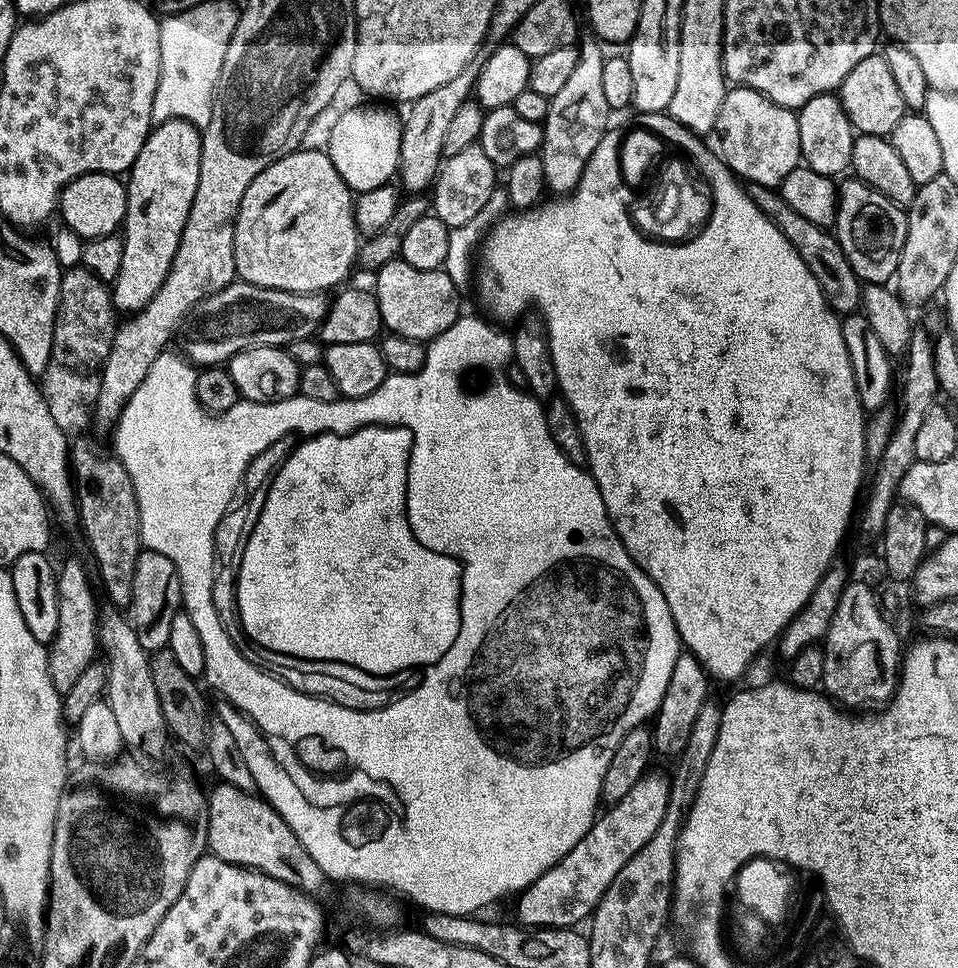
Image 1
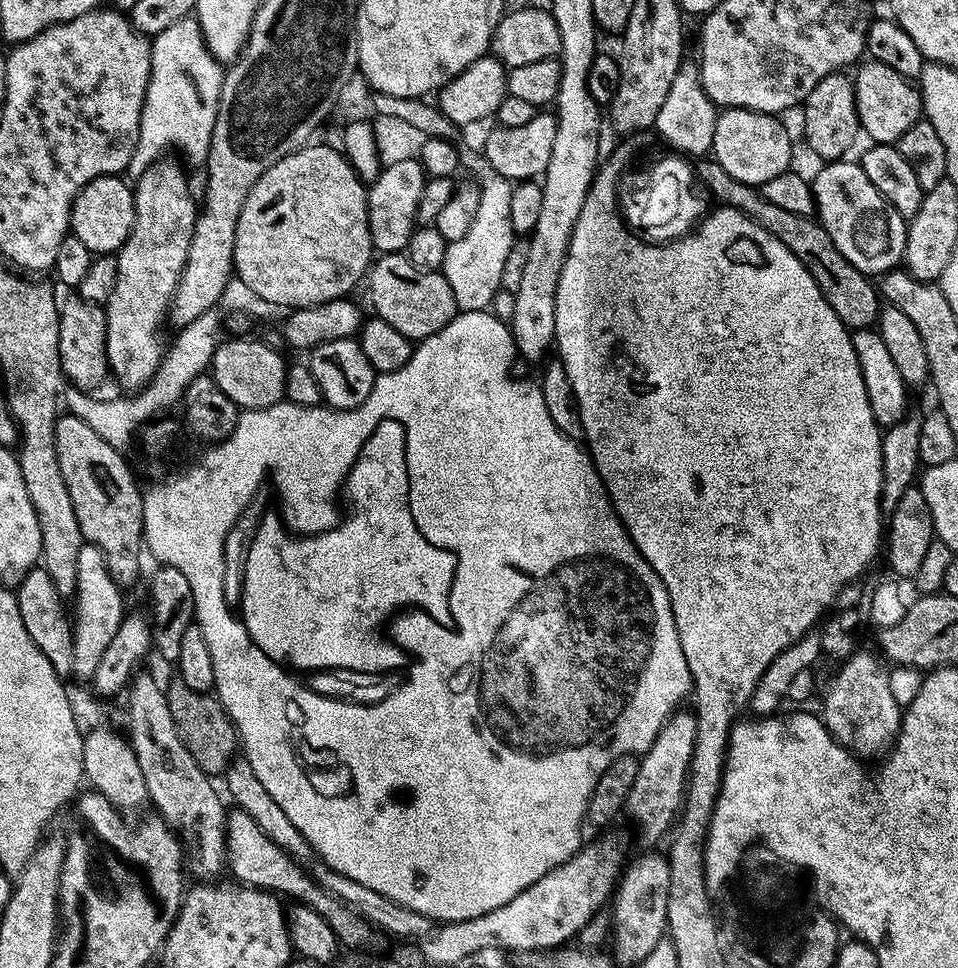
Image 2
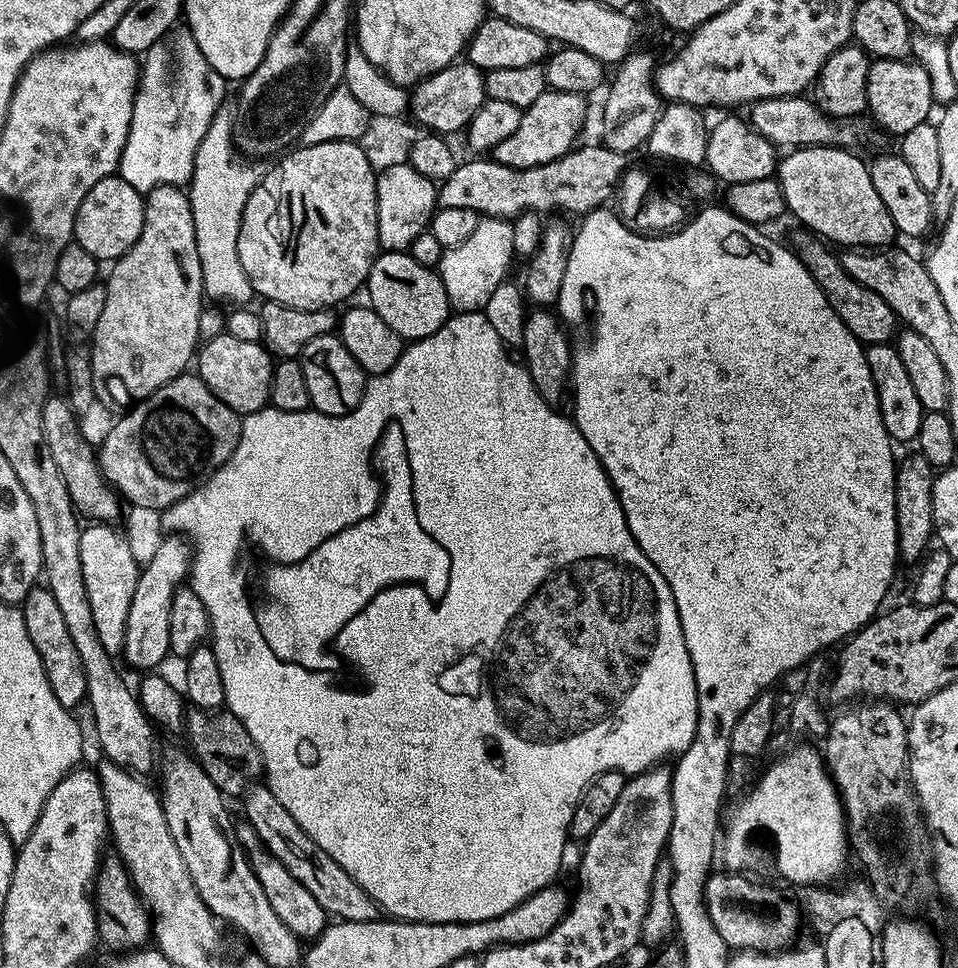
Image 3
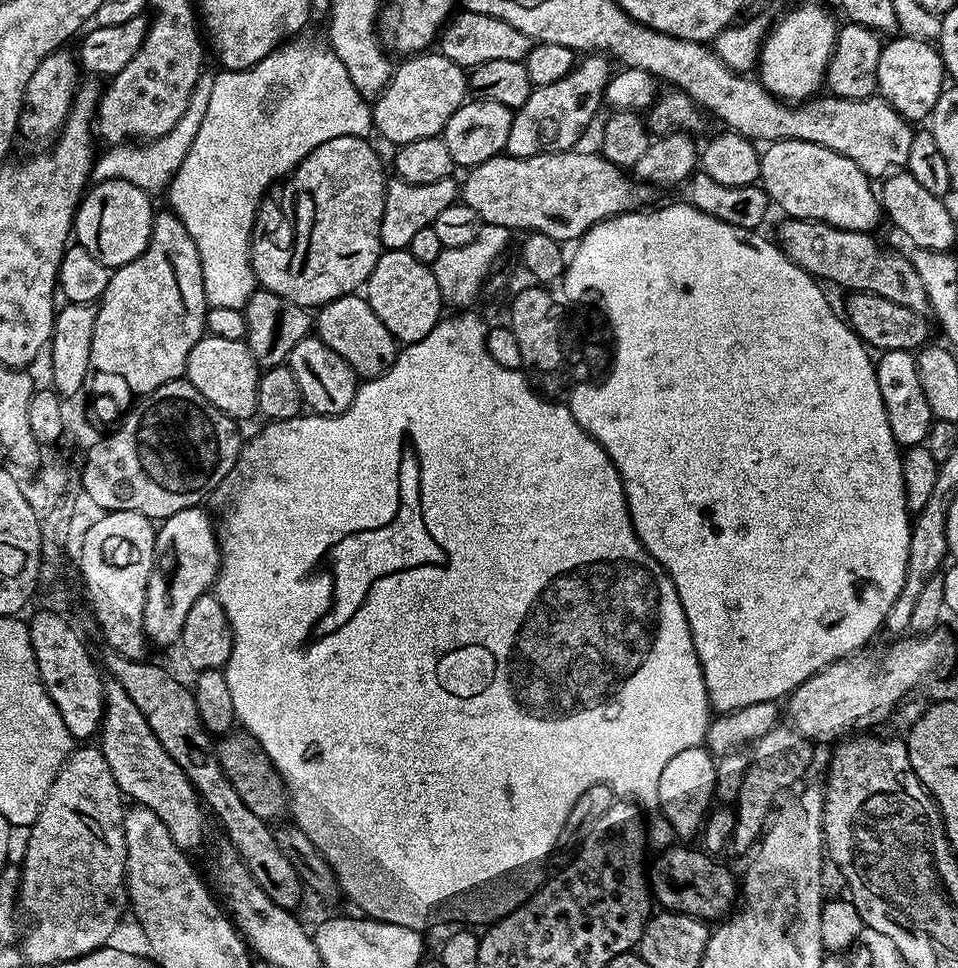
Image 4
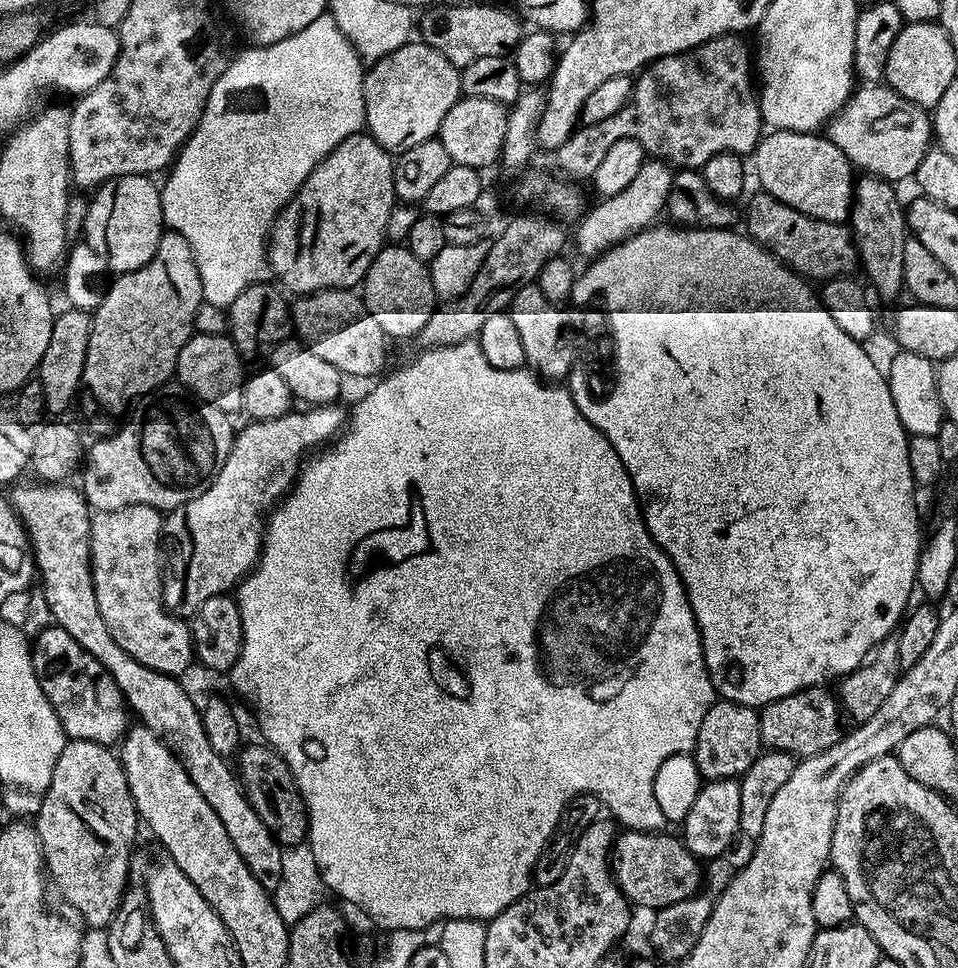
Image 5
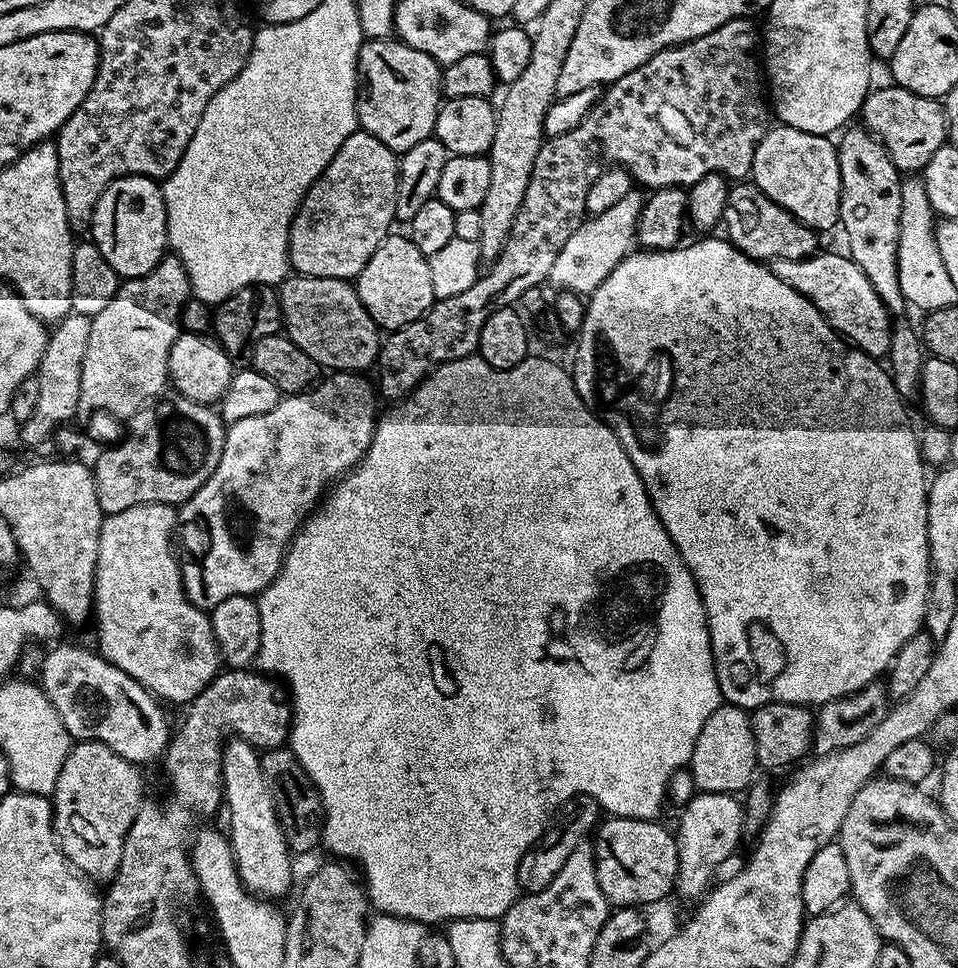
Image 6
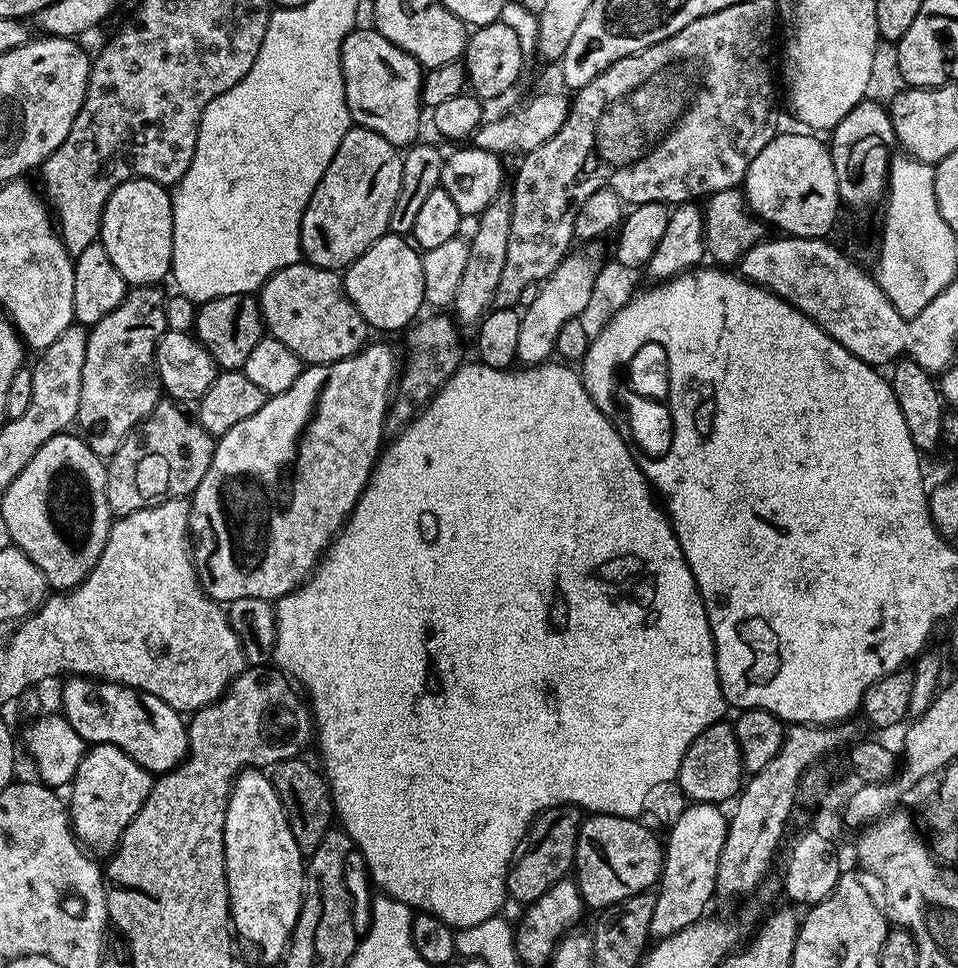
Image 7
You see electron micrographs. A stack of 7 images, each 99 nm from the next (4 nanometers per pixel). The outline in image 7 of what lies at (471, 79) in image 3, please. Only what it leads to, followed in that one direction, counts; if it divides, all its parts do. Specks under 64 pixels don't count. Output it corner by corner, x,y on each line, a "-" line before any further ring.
357,26
342,42
340,51
340,65
342,66
342,78
344,79
344,104
348,108
348,114
353,125
374,130
386,142
397,146
411,146
417,143
420,132
420,112
422,113
422,101
420,91
424,85
425,69
413,56
406,54
394,42
382,38
375,27

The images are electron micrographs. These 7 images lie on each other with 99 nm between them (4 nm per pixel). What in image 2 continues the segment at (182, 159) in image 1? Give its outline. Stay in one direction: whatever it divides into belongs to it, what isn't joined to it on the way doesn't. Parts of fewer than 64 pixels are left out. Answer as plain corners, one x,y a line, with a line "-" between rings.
172,158
155,160
141,176
135,177
134,226
120,251
115,253
118,282
106,305
110,376
128,394
151,385
164,357
166,343
160,337
160,323
165,323
168,305
186,266
198,215
198,200
192,197
187,174
168,159

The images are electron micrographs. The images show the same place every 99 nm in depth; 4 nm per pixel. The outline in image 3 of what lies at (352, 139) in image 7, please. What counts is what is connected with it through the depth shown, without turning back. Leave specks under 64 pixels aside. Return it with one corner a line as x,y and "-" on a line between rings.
354,140
296,146
276,162
269,172
261,175
244,207
238,234
238,262
242,262
242,270
250,278
253,293
265,296
265,301
298,310
337,306
365,287
372,263
381,251
376,197
378,172

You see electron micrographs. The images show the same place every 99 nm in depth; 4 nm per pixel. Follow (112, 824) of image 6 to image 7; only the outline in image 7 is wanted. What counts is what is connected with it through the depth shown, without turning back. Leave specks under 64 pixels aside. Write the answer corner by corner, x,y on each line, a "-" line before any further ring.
94,744
85,751
82,762
70,785
72,797
67,797
72,831
76,839
89,853
115,852
120,836
130,822
142,810
154,783
153,773
147,772
134,758
126,755
113,744

